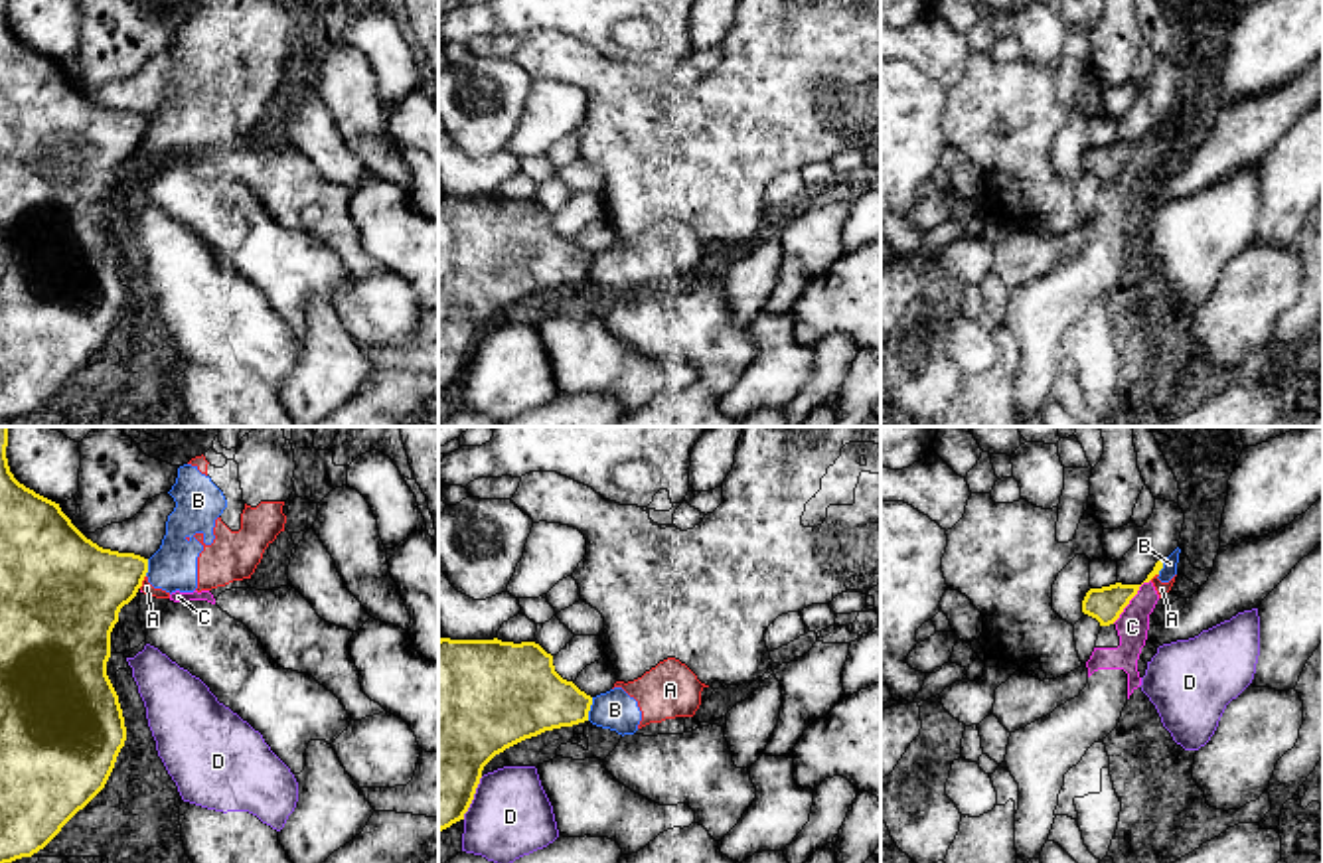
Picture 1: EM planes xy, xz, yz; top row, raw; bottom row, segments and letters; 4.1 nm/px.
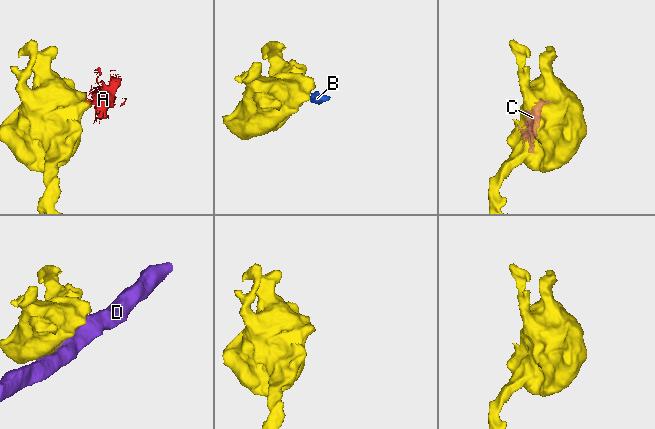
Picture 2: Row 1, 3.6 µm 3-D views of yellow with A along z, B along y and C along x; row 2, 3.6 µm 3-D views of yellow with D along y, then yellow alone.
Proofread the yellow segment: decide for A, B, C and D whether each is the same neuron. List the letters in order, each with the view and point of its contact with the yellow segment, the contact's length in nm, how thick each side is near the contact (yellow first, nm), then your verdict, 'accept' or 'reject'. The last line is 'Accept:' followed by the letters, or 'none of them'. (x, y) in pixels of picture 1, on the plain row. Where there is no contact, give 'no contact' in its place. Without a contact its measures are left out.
A: contact xy (143, 137); length 60 nm; calibres 360 and 50 nm; reject
B: contact xz (589, 267); length 100 nm; calibres 300 and 160 nm; reject
C: contact yz (1130, 156); length 240 nm; calibres 140 and 130 nm; reject
D: contact xz (472, 356); length 190 nm; calibres 400 and 340 nm; reject
Accept: none of them

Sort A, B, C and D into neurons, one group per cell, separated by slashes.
A B C / D

